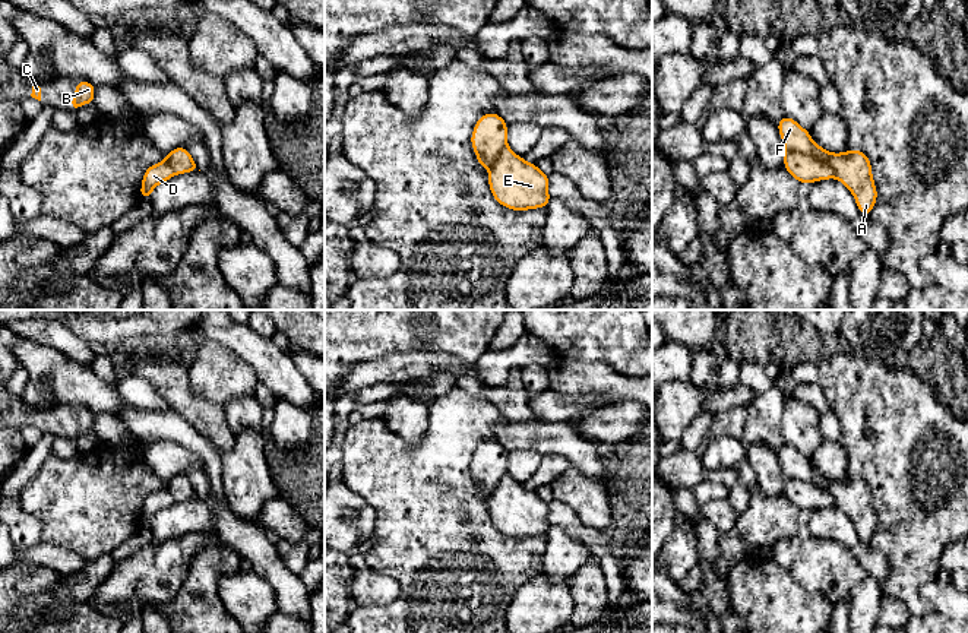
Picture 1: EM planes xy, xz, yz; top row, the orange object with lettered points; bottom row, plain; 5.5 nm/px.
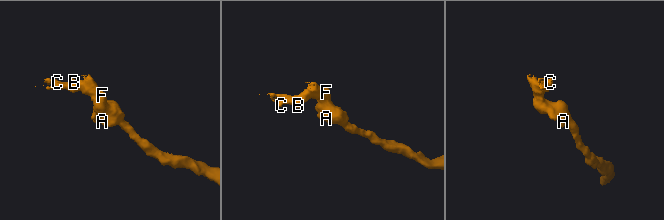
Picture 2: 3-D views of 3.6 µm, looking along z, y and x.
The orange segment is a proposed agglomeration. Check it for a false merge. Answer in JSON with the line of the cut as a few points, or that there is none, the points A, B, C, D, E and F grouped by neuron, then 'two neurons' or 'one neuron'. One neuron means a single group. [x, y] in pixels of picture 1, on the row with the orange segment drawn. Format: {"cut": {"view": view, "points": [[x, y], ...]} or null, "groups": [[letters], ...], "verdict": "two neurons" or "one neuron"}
{"cut": {"view": "yz", "points": [[813, 143], [813, 152], [832, 170], [835, 177]]}, "groups": [["A", "E"], ["B", "C", "D", "F"]], "verdict": "two neurons"}

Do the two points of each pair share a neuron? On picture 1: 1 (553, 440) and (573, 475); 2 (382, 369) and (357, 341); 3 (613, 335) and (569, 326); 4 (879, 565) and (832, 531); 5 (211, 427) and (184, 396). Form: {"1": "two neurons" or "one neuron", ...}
{"1": "two neurons", "2": "two neurons", "3": "one neuron", "4": "one neuron", "5": "one neuron"}

